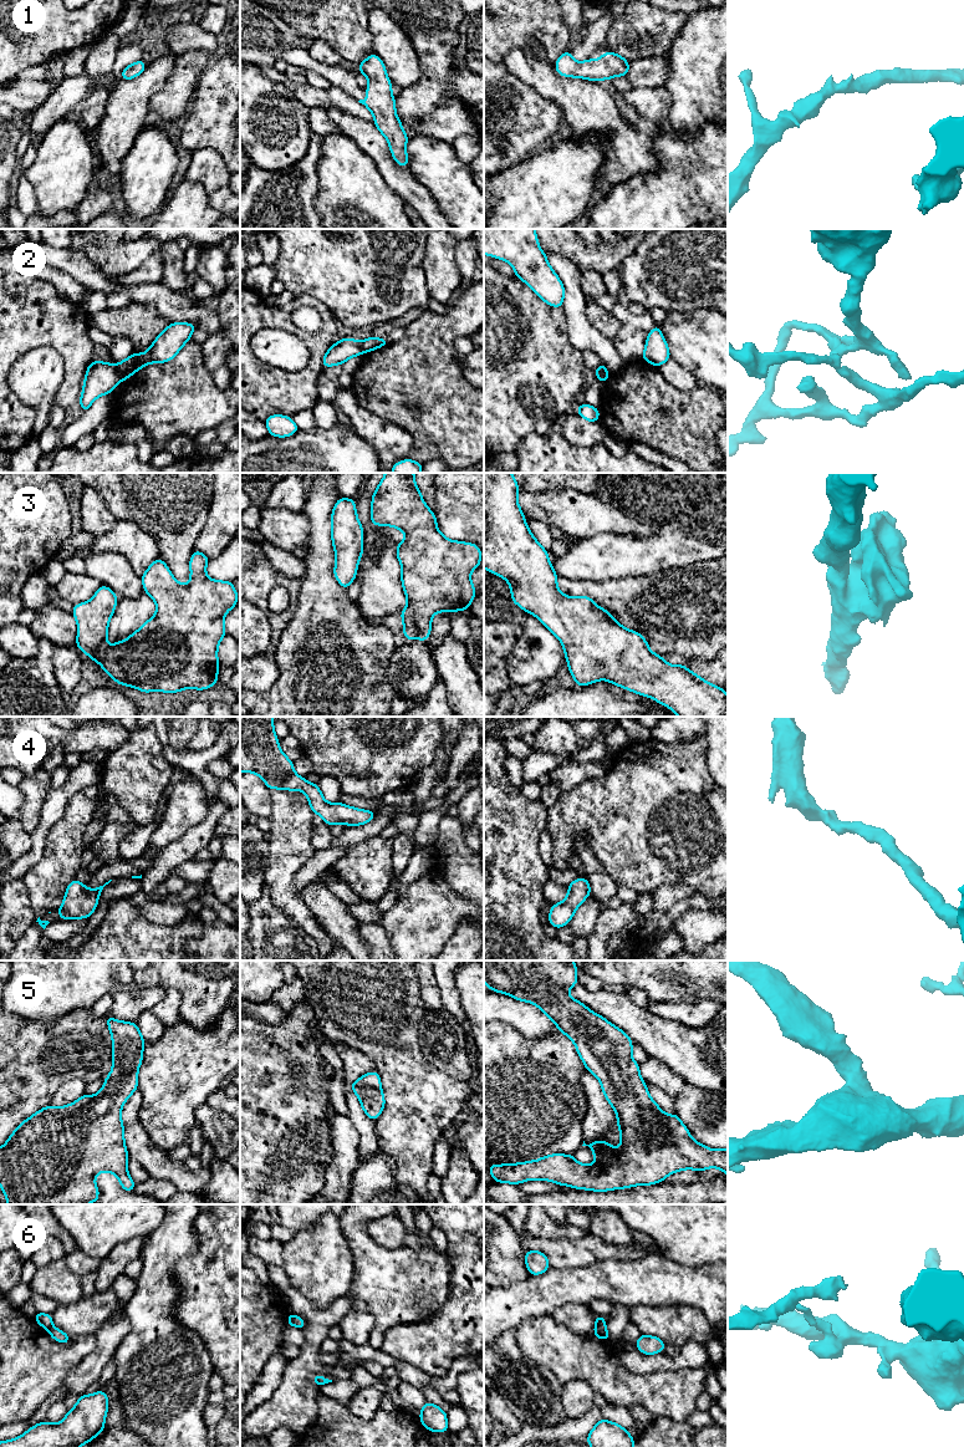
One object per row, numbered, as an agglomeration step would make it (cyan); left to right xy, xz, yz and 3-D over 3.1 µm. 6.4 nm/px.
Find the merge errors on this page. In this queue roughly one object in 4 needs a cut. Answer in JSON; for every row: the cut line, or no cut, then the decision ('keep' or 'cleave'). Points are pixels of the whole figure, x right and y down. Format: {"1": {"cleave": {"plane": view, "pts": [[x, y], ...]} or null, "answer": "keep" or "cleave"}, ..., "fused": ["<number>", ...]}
{"1": {"cleave": null, "answer": "keep"}, "2": {"cleave": {"plane": "xy", "pts": [[115, 366], [121, 380]]}, "answer": "cleave"}, "3": {"cleave": null, "answer": "keep"}, "4": {"cleave": null, "answer": "keep"}, "5": {"cleave": null, "answer": "keep"}, "6": {"cleave": {"plane": "yz", "pts": [[605, 1325], [596, 1328]]}, "answer": "cleave"}, "fused": ["2", "6"]}

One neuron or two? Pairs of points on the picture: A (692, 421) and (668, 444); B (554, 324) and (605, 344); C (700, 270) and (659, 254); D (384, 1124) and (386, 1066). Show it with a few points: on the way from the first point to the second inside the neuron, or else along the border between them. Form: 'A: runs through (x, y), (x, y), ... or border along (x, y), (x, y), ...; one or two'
A: runs through (685, 427), (674, 438); one
B: border along (565, 315), (569, 339), (581, 351); two
C: runs through (690, 264), (669, 264); one
D: runs through (393, 1110), (393, 1080); one

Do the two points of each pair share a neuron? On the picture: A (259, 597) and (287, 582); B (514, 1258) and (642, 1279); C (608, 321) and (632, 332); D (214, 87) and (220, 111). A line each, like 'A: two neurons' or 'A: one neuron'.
A: one neuron
B: two neurons
C: two neurons
D: one neuron

